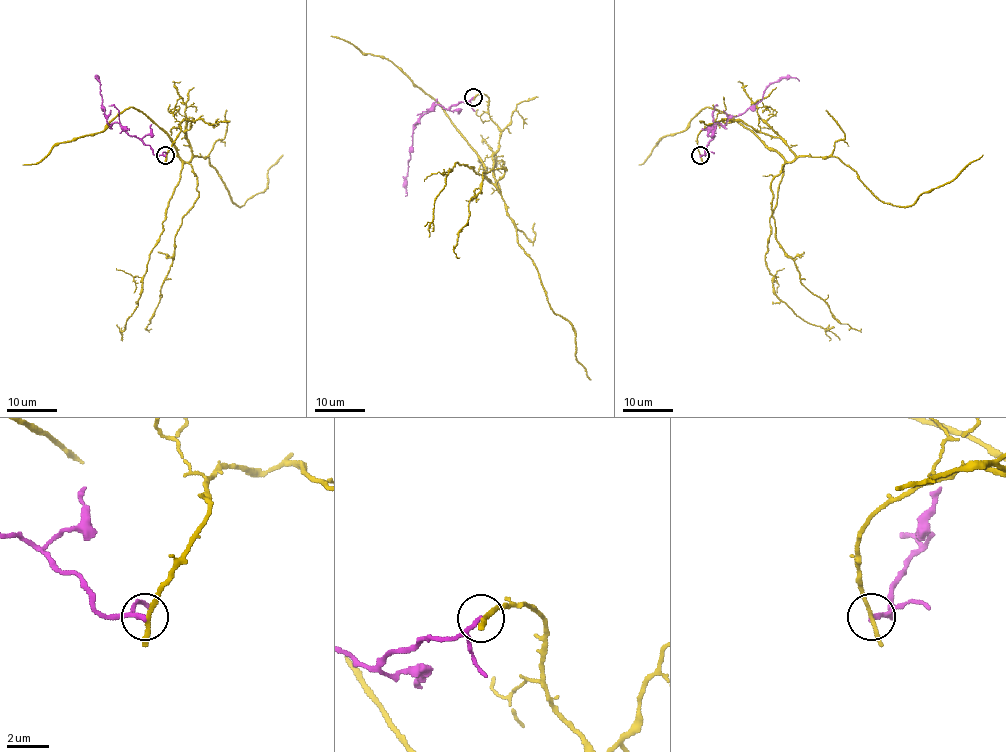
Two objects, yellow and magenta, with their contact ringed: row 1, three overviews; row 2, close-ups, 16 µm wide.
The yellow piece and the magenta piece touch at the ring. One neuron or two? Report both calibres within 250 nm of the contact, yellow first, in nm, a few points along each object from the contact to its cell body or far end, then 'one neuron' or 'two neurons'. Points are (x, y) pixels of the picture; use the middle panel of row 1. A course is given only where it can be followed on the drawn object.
170/150 nm | yellow via (473, 97), (488, 98), (499, 131), (493, 156), (499, 191), (436, 102), (387, 59), (330, 36) | magenta via (473, 97), (448, 108), (434, 104), (415, 123), (405, 196) | two neurons

